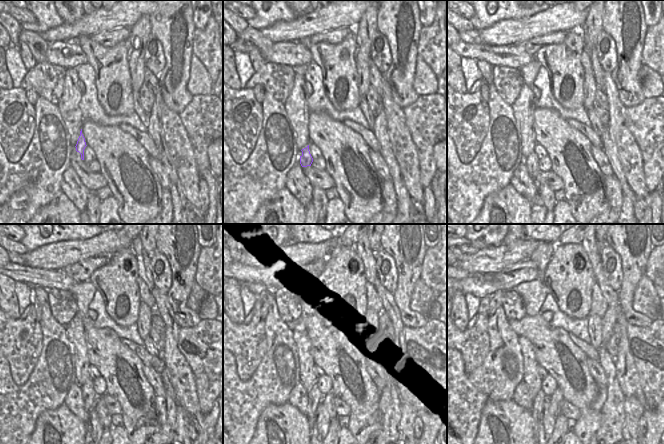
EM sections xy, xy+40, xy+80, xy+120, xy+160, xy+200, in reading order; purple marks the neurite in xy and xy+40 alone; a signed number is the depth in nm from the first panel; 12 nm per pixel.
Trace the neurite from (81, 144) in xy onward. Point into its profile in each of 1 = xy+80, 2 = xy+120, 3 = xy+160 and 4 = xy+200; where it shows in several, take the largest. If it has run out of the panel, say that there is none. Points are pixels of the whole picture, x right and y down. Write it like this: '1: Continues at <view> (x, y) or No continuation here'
1: Continues at xy+80 (531, 161)
2: Continues at xy+120 (89, 396)
3: Continues at xy+160 (314, 396)
4: Continues at xy+200 (539, 401).

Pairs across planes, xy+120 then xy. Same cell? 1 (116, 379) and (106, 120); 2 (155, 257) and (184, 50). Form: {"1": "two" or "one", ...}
{"1": "two", "2": "two"}

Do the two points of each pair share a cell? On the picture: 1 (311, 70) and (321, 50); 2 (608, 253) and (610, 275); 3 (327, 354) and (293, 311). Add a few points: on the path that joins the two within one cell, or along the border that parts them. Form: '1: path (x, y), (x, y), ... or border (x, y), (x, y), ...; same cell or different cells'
1: border (312, 61), (321, 70), (323, 85); different cells
2: path (608, 258), (610, 270); same cell
3: border (301, 316), (286, 323); different cells

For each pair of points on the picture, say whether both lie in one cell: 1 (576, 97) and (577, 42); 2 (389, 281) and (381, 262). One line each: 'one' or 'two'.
1: one
2: one

